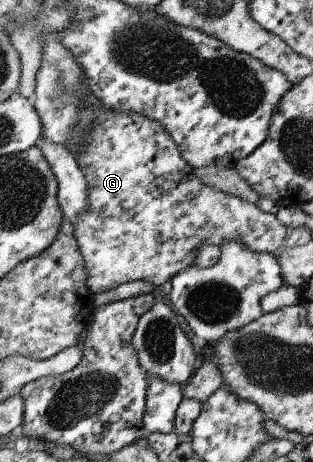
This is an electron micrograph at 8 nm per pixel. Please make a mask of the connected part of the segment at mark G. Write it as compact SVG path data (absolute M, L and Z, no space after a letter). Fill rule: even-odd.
M103 106L93 109L91 115L91 123L89 123L91 131L83 133L82 137L84 142L80 145L81 151L76 158L76 164L84 172L84 178L87 180L89 191L88 210L74 223L73 235L76 236L80 254L84 258L84 267L87 269L85 283L87 284L87 289L92 294L100 294L101 292L112 290L114 287L120 286L125 282L138 280L149 282L152 286L155 286L156 283L161 285L161 283L165 283L166 280L171 279L176 273L179 273L184 267L192 265L198 248L206 241L216 246L220 246L224 241L239 241L254 252L268 253L271 255L277 253L277 250L287 237L288 229L276 216L257 208L253 201L245 200L239 195L232 196L226 194L215 189L213 186L207 185L207 183L203 185L194 174L193 168L180 155L180 150L172 140L172 136L164 130L164 127L160 123L152 119L147 119L145 116L140 116L139 114L127 114L125 112L109 110Z

